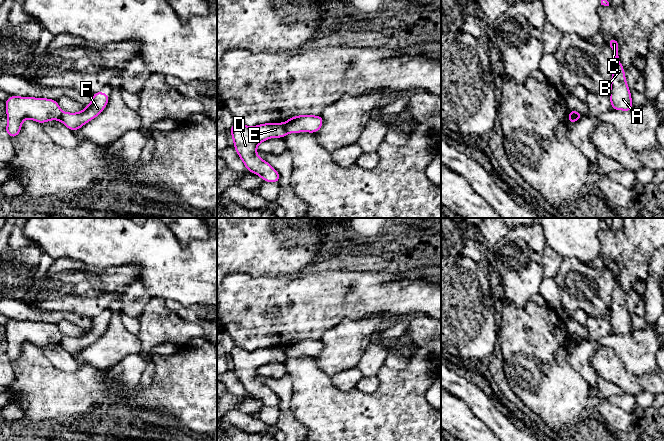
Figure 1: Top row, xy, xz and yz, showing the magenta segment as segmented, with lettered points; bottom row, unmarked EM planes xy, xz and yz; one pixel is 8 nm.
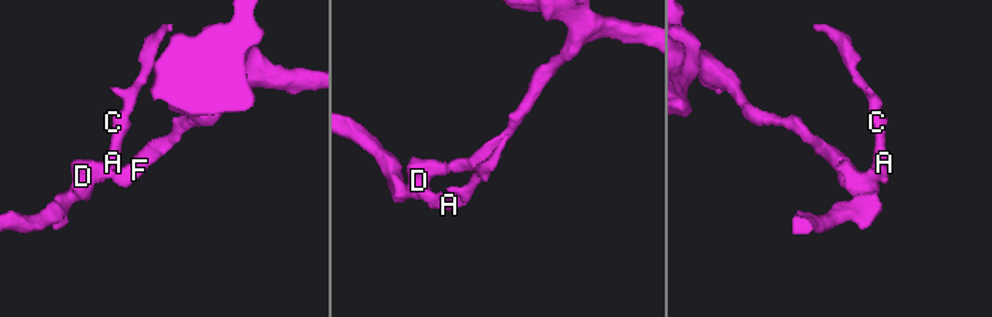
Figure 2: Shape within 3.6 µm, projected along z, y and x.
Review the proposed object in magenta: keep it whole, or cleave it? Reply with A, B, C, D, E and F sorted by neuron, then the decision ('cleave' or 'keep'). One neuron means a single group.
A B C D E / F | cleave

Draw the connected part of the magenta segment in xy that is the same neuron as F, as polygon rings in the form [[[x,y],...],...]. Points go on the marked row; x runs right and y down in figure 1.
[[[102,91],[96,92],[92,96],[92,101],[85,109],[78,113],[63,112],[60,121],[71,131],[78,130],[84,124],[98,116],[107,106],[109,94]]]

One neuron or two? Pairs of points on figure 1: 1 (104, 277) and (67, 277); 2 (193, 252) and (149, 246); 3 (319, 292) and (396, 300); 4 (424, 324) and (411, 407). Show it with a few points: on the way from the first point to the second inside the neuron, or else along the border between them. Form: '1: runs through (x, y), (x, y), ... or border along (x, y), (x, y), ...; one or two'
1: runs through (95, 274), (84, 274), (76, 277); one
2: runs through (182, 252), (160, 252); one
3: runs through (338, 296), (344, 300), (377, 300); one
4: border along (418, 346), (430, 352); two

